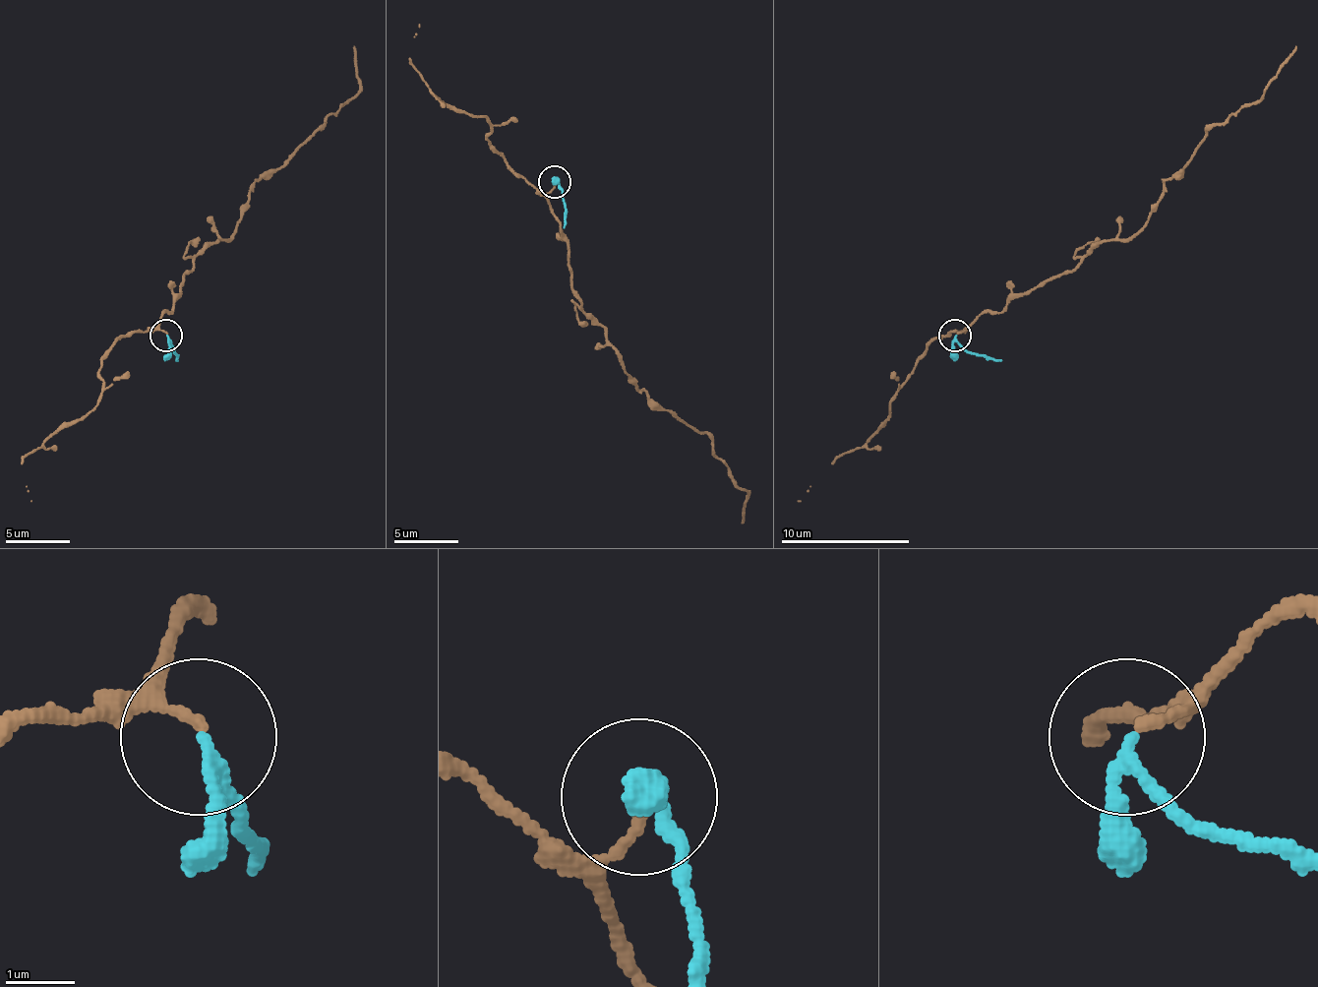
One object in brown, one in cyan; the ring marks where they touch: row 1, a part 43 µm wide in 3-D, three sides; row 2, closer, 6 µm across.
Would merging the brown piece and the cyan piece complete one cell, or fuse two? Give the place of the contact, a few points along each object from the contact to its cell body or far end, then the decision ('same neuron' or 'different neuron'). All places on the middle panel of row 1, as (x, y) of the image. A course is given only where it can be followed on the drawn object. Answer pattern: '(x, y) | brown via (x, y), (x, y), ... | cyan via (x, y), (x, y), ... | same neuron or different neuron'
(554, 181) | brown via (555, 184), (549, 207), (568, 242), (571, 286), (641, 390), (703, 432), (729, 476), (748, 493), (742, 522) | cyan via (555, 180), (565, 197), (565, 229) | different neuron

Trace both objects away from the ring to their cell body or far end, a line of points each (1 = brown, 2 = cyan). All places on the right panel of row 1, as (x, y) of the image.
1: (957, 333), (1060, 277), (1102, 239), (1128, 239), (1205, 133), (1250, 107), (1295, 46)
2: (954, 336), (970, 352), (1002, 361)

